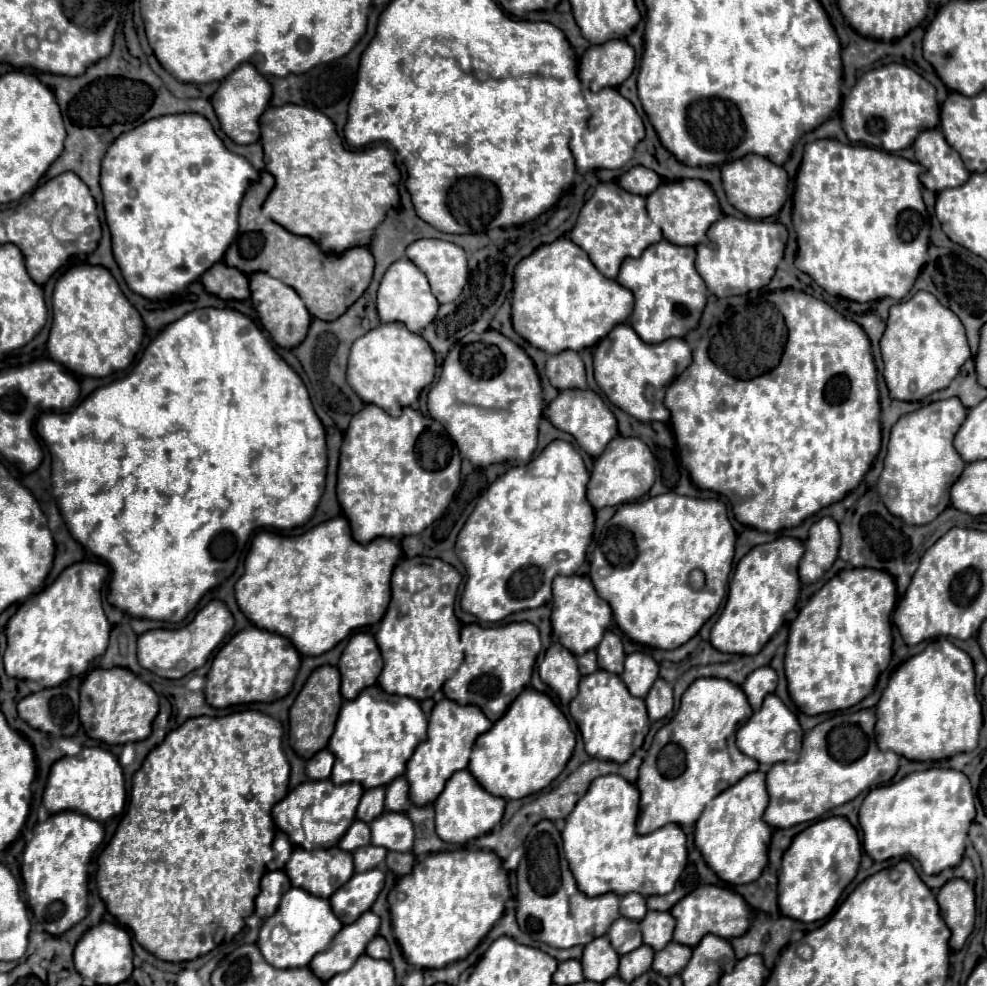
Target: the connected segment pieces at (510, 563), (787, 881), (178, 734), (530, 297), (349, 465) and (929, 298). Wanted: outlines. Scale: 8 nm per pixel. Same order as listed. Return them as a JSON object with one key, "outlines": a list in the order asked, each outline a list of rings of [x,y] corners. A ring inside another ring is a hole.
{"outlines":[[[[567,441],[549,443],[539,457],[525,467],[513,467],[501,475],[479,499],[475,511],[463,525],[455,553],[467,569],[467,583],[461,595],[461,609],[479,621],[495,623],[511,613],[537,609],[551,601],[551,581],[555,575],[573,575],[585,561],[585,551],[593,535],[593,507],[585,497],[589,473],[581,455]]],[[[829,817],[809,825],[799,833],[791,847],[783,855],[783,867],[779,875],[779,909],[785,917],[813,923],[829,917],[843,889],[857,875],[861,861],[861,843],[857,831],[843,817]]],[[[239,711],[225,717],[193,717],[185,721],[179,729],[171,731],[165,737],[165,741],[147,755],[141,769],[133,775],[129,807],[113,839],[103,849],[97,861],[99,863],[97,887],[107,911],[115,915],[121,925],[129,927],[137,943],[149,953],[153,953],[157,959],[181,963],[181,961],[191,961],[201,955],[207,955],[211,949],[217,947],[217,943],[225,939],[227,941],[233,939],[245,927],[245,919],[255,911],[255,897],[259,893],[259,881],[266,871],[266,865],[275,857],[272,847],[273,839],[277,837],[277,831],[281,831],[271,817],[271,809],[277,801],[281,801],[287,795],[287,787],[289,787],[291,768],[281,749],[281,737],[283,737],[281,723],[259,711]]],[[[561,237],[539,247],[517,265],[511,309],[513,329],[533,347],[557,355],[567,349],[591,349],[615,325],[625,323],[633,311],[633,293],[617,285],[617,281],[603,277],[581,247]]],[[[365,405],[361,409],[361,413],[353,415],[349,429],[345,431],[341,457],[339,457],[337,499],[341,503],[343,515],[351,523],[355,541],[369,543],[375,537],[405,537],[405,535],[421,533],[425,527],[429,527],[443,515],[443,511],[455,498],[461,485],[461,457],[459,457],[459,453],[455,453],[455,459],[449,463],[453,443],[449,441],[449,437],[443,437],[433,431],[425,431],[421,435],[423,423],[425,423],[423,415],[411,407],[405,407],[401,417],[391,417],[383,409],[377,409],[377,405]],[[447,463],[449,463],[449,467],[445,467],[441,471],[427,471],[427,469],[443,467]]],[[[919,291],[911,299],[889,309],[887,329],[881,339],[881,355],[885,363],[883,377],[891,399],[921,401],[953,381],[961,365],[971,357],[971,349],[957,315],[945,309],[931,293]]]]}

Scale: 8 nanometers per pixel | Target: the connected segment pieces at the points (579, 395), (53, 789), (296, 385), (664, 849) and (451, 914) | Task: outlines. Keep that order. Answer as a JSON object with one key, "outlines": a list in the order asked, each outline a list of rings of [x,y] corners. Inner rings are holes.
{"outlines":[[[[567,389],[561,391],[551,405],[545,409],[547,419],[561,431],[569,433],[575,437],[575,441],[579,443],[581,449],[585,449],[591,457],[599,457],[605,449],[605,445],[617,435],[617,419],[611,413],[611,409],[603,403],[603,399],[591,391],[591,389]]],[[[85,747],[75,757],[63,757],[55,761],[43,793],[43,805],[49,813],[77,811],[101,823],[111,819],[113,815],[119,815],[125,807],[125,799],[127,793],[123,769],[117,757],[101,747]]],[[[195,309],[185,317],[167,325],[153,343],[143,351],[139,363],[125,377],[93,391],[71,411],[49,411],[39,417],[37,433],[49,447],[53,457],[53,495],[59,503],[61,515],[71,535],[93,555],[105,559],[111,569],[107,601],[131,617],[181,623],[199,603],[199,599],[216,587],[225,576],[230,576],[247,547],[251,533],[259,527],[273,527],[279,531],[305,525],[323,493],[327,447],[325,429],[313,411],[309,393],[299,375],[275,353],[261,329],[245,315],[233,309]]],[[[603,775],[591,783],[589,791],[577,801],[575,809],[565,819],[565,829],[563,829],[565,859],[569,861],[569,869],[577,879],[579,891],[585,893],[587,897],[597,897],[605,893],[615,893],[615,895],[639,893],[643,897],[665,895],[673,891],[679,875],[683,873],[687,863],[685,833],[681,831],[679,825],[665,825],[649,835],[637,835],[635,833],[637,803],[639,803],[639,791],[635,785],[625,781],[621,775]]],[[[457,849],[431,853],[413,867],[409,877],[401,877],[389,893],[389,911],[393,933],[401,945],[405,959],[419,969],[441,969],[455,961],[465,959],[489,933],[489,929],[501,919],[507,899],[511,897],[507,871],[503,861],[493,851],[481,849]]]]}

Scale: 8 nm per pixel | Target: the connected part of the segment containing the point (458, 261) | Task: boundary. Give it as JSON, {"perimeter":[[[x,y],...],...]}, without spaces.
{"perimeter":[[[419,239],[413,245],[409,245],[407,257],[425,273],[425,277],[431,285],[431,291],[439,303],[451,303],[461,295],[461,291],[467,283],[469,269],[467,269],[467,255],[459,245],[441,241],[441,239]]]}

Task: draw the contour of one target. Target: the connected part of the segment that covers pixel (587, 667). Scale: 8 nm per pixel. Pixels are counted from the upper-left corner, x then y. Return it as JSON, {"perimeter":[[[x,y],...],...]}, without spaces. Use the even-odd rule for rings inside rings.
{"perimeter":[[[589,651],[581,657],[577,657],[577,665],[579,665],[579,673],[581,675],[589,675],[593,671],[597,671],[597,655],[595,651]]]}

